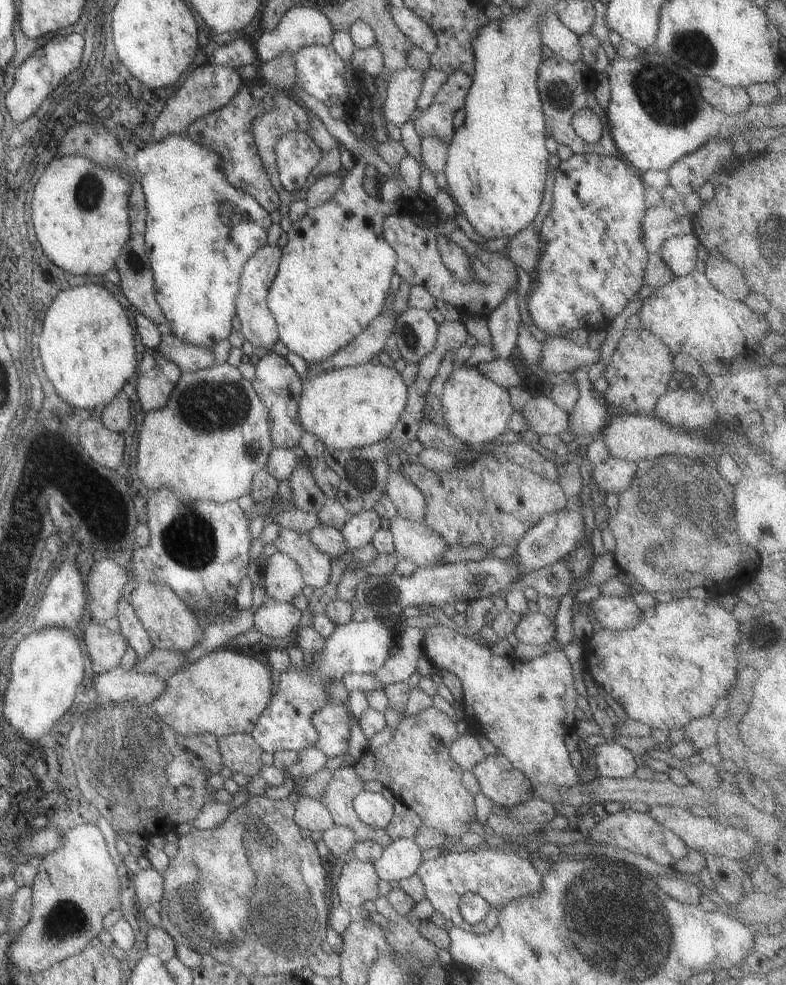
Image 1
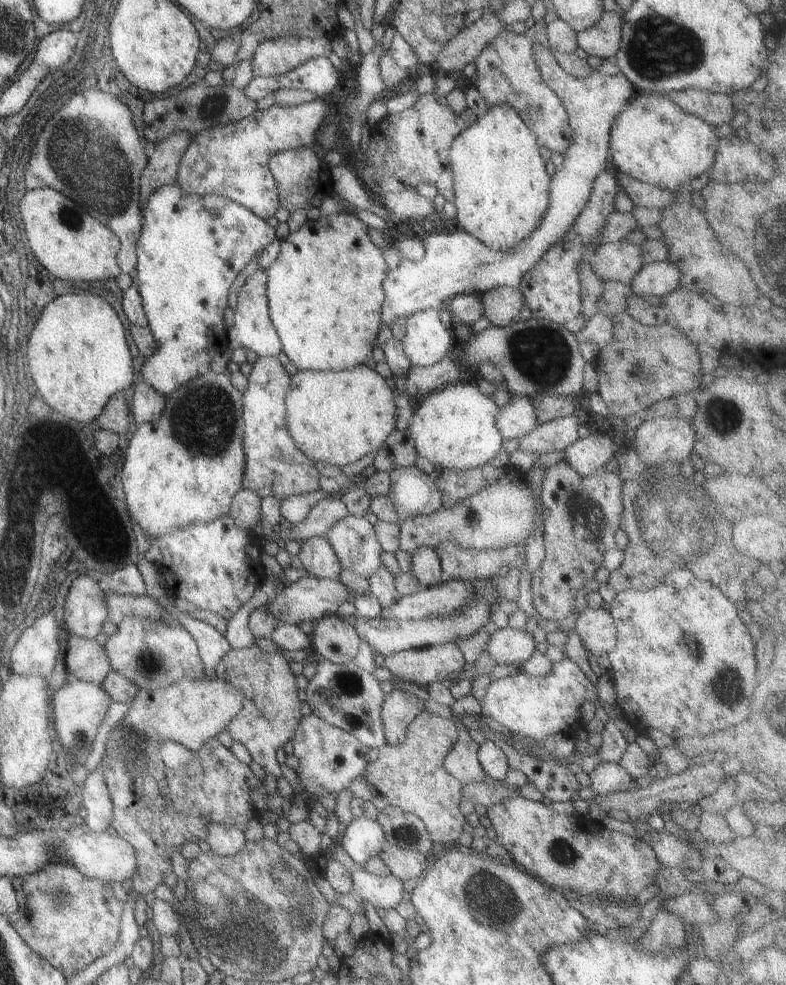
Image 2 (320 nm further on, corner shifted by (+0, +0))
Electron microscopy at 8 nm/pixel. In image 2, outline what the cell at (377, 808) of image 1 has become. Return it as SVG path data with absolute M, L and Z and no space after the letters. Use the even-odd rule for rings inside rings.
M352 818L340 834L340 845L344 851L352 858L352 861L361 867L371 856L376 856L381 852L387 843L383 830L376 820Z

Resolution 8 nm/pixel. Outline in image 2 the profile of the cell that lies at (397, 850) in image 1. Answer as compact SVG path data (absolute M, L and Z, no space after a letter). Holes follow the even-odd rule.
M359 868L350 872L352 887L350 893L357 901L369 902L374 909L387 911L394 908L403 894L402 883L393 874L374 876L365 869Z

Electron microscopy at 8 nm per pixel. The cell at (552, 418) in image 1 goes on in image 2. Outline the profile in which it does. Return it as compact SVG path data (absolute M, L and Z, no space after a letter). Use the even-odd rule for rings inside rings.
M513 395L505 406L499 408L495 429L503 440L511 440L525 436L531 430L535 430L538 424L534 404L531 404L530 398Z

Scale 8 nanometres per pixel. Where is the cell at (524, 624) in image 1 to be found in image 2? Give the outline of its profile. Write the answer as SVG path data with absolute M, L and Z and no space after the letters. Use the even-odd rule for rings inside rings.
M509 626L497 629L484 641L484 651L495 660L495 665L513 663L520 666L534 654L536 646L529 632Z

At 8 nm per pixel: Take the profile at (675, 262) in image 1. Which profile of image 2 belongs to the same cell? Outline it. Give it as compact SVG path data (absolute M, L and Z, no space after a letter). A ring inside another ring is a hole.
M666 259L644 264L629 284L634 295L643 294L660 298L678 288L679 268Z

